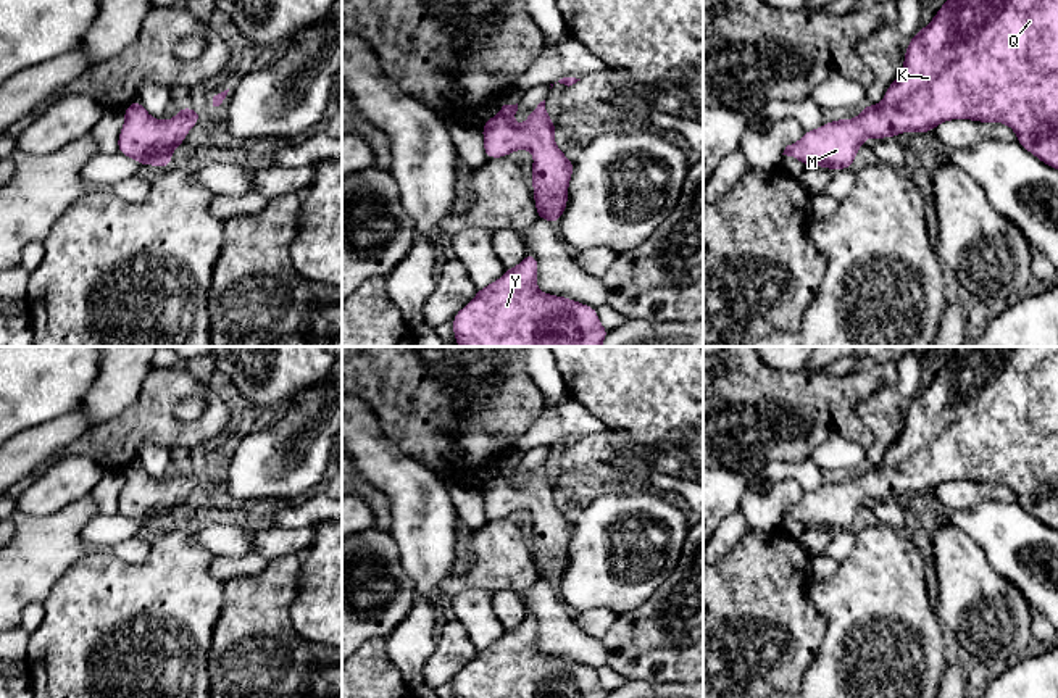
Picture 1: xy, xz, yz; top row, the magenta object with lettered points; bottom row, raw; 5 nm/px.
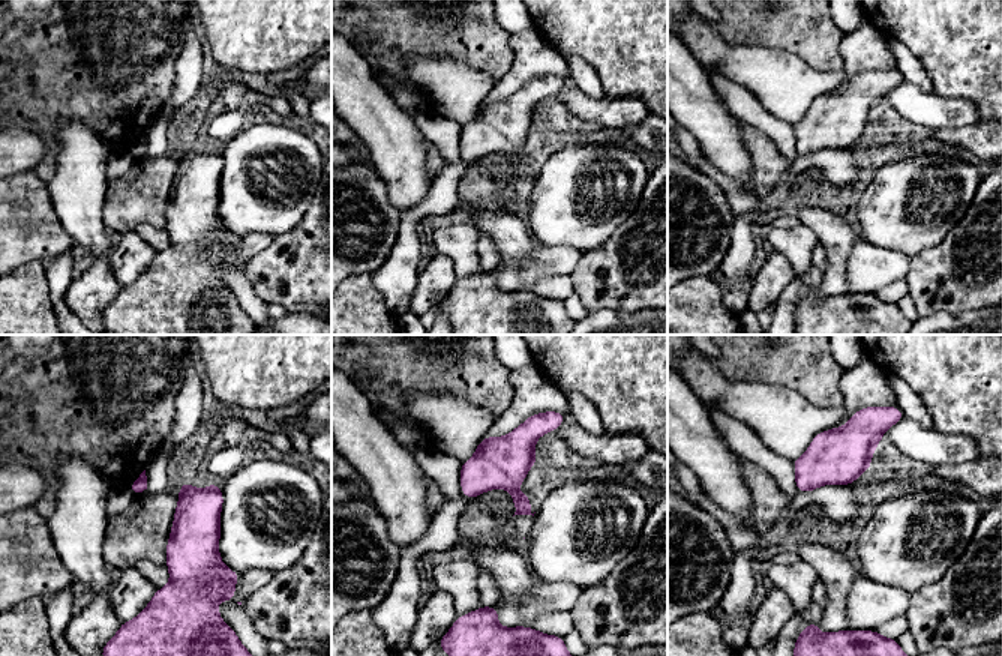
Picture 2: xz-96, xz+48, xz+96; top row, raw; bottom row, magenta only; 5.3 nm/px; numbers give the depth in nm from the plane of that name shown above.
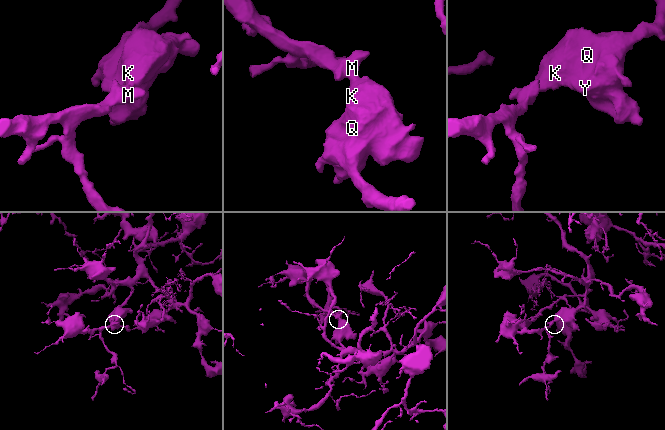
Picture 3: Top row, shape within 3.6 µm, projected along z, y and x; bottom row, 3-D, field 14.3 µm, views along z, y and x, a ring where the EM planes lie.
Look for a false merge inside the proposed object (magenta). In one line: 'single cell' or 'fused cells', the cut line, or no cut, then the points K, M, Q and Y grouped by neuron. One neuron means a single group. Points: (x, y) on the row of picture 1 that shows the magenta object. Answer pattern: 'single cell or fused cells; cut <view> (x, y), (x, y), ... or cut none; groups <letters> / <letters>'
single cell; cut none; groups K M Q Y

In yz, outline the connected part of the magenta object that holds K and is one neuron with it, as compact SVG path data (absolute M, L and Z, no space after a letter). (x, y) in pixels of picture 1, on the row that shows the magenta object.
M947 0L934 19L910 39L900 76L887 87L879 105L866 105L858 118L835 119L785 147L782 155L805 166L832 171L853 168L864 139L897 137L902 132L924 134L942 121L971 119L1003 123L1018 137L1018 143L1042 163L1058 169L1058 0Z

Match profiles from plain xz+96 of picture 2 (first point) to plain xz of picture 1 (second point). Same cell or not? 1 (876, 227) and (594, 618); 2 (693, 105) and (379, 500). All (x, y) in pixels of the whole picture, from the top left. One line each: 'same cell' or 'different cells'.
1: different cells
2: different cells

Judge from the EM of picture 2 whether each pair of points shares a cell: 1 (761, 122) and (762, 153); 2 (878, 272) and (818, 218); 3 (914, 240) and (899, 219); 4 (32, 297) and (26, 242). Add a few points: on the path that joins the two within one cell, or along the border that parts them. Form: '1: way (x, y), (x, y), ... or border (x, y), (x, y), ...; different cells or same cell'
1: border (747, 125), (759, 129), (785, 158); different cells
2: border (860, 237), (848, 258), (846, 284); different cells
3: way (912, 236), (903, 224); same cell
4: border (44, 260), (32, 260), (15, 270); different cells

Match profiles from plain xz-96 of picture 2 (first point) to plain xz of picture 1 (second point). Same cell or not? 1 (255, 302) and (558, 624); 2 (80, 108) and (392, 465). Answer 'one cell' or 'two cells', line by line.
1: one cell
2: two cells

